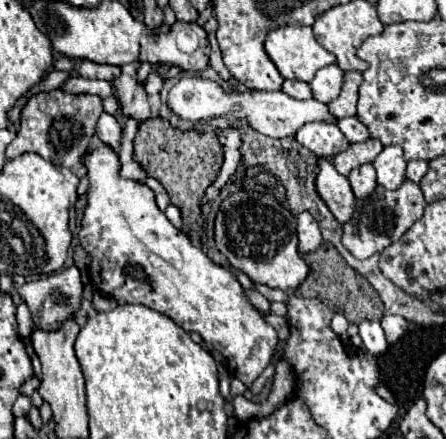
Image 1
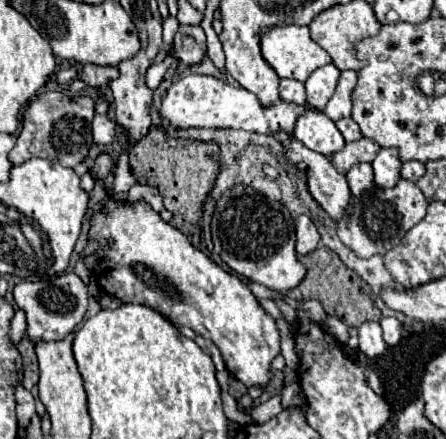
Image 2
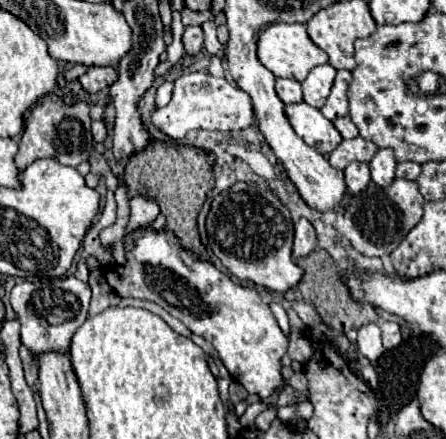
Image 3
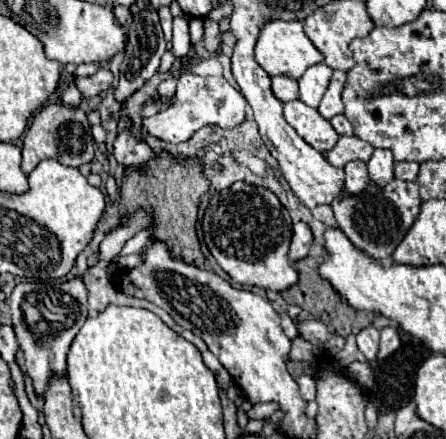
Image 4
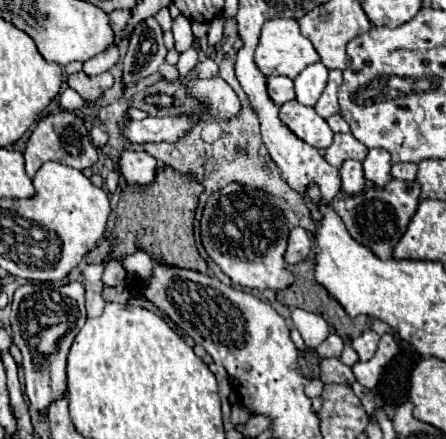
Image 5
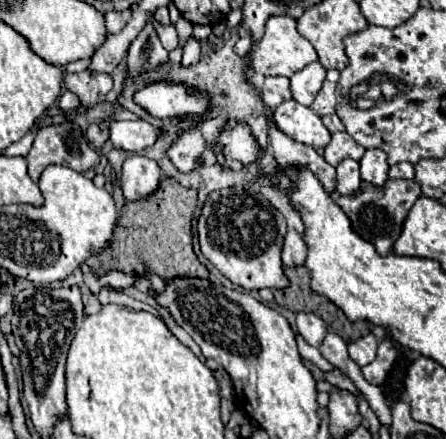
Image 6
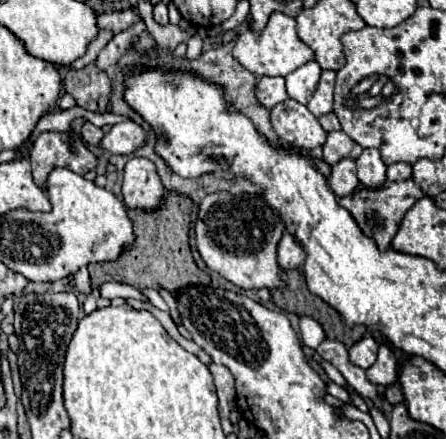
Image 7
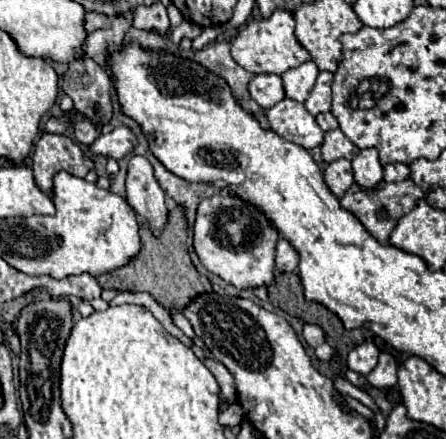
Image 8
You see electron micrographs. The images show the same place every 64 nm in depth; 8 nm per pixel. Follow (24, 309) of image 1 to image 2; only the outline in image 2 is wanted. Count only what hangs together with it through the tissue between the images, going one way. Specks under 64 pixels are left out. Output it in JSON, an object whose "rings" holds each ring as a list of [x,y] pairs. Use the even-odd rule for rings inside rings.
{"rings":[[[16,310],[14,318],[12,318],[12,324],[10,324],[10,340],[12,340],[14,346],[22,340],[24,330],[26,330],[26,316],[24,316],[22,310]]]}

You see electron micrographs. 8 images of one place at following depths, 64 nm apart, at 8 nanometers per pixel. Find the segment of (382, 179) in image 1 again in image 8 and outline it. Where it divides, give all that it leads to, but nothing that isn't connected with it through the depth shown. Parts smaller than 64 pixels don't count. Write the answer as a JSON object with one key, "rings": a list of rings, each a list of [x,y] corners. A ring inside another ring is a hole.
{"rings":[[[376,148],[360,150],[360,154],[352,160],[354,180],[362,188],[374,188],[382,180],[382,164],[378,162]]]}

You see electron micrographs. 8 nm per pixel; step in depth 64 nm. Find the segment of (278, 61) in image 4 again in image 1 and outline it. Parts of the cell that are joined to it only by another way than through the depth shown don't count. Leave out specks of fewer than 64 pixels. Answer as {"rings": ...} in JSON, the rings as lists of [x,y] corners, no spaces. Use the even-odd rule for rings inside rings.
{"rings":[[[284,26],[284,28],[276,28],[266,36],[264,42],[266,54],[270,56],[270,60],[276,64],[278,72],[282,74],[282,78],[292,78],[292,80],[302,80],[302,82],[310,82],[316,74],[316,70],[334,64],[336,56],[330,54],[328,50],[324,50],[314,34],[310,26]]]}

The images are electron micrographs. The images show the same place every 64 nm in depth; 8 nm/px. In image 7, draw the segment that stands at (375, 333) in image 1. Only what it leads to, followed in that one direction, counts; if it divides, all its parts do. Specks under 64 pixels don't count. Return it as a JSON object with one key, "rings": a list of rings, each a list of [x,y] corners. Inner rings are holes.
{"rings":[[[366,336],[350,348],[350,362],[354,366],[360,366],[362,370],[368,370],[376,362],[376,354],[378,354],[376,340],[372,336]]]}

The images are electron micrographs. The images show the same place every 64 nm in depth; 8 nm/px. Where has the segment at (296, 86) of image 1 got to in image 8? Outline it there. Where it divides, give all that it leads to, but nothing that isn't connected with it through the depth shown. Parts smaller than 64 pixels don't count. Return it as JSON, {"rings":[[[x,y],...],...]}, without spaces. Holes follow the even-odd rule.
{"rings":[[[256,74],[248,84],[248,92],[250,98],[264,110],[284,98],[282,80],[276,74]]]}

